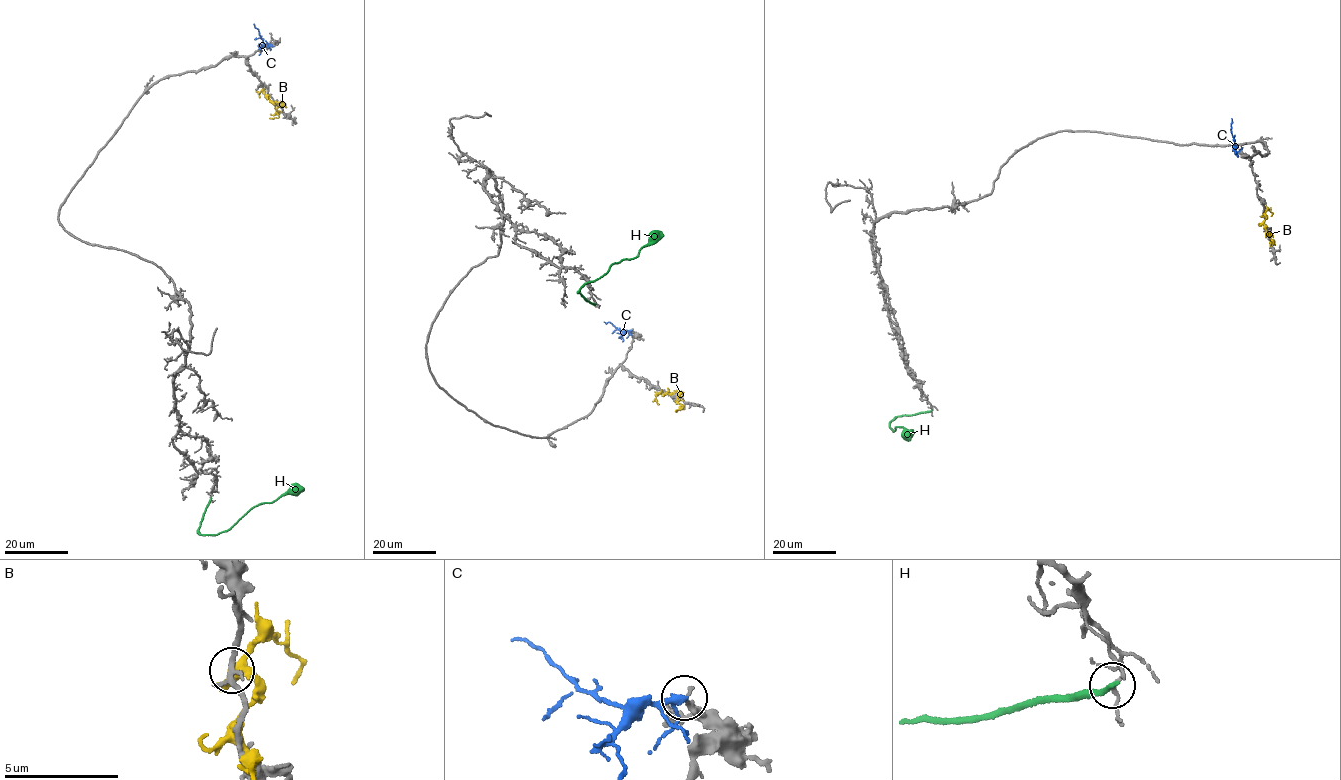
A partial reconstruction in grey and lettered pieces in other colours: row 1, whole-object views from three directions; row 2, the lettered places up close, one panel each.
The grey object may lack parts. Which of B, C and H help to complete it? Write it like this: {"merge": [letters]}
{"merge": []}

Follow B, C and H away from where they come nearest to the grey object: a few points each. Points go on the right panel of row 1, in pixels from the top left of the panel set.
B: (1262, 214), (1269, 242)
C: (1236, 153), (1231, 118)
H: (931, 411), (902, 415), (891, 421), (893, 432), (901, 427), (911, 438), (906, 437)

